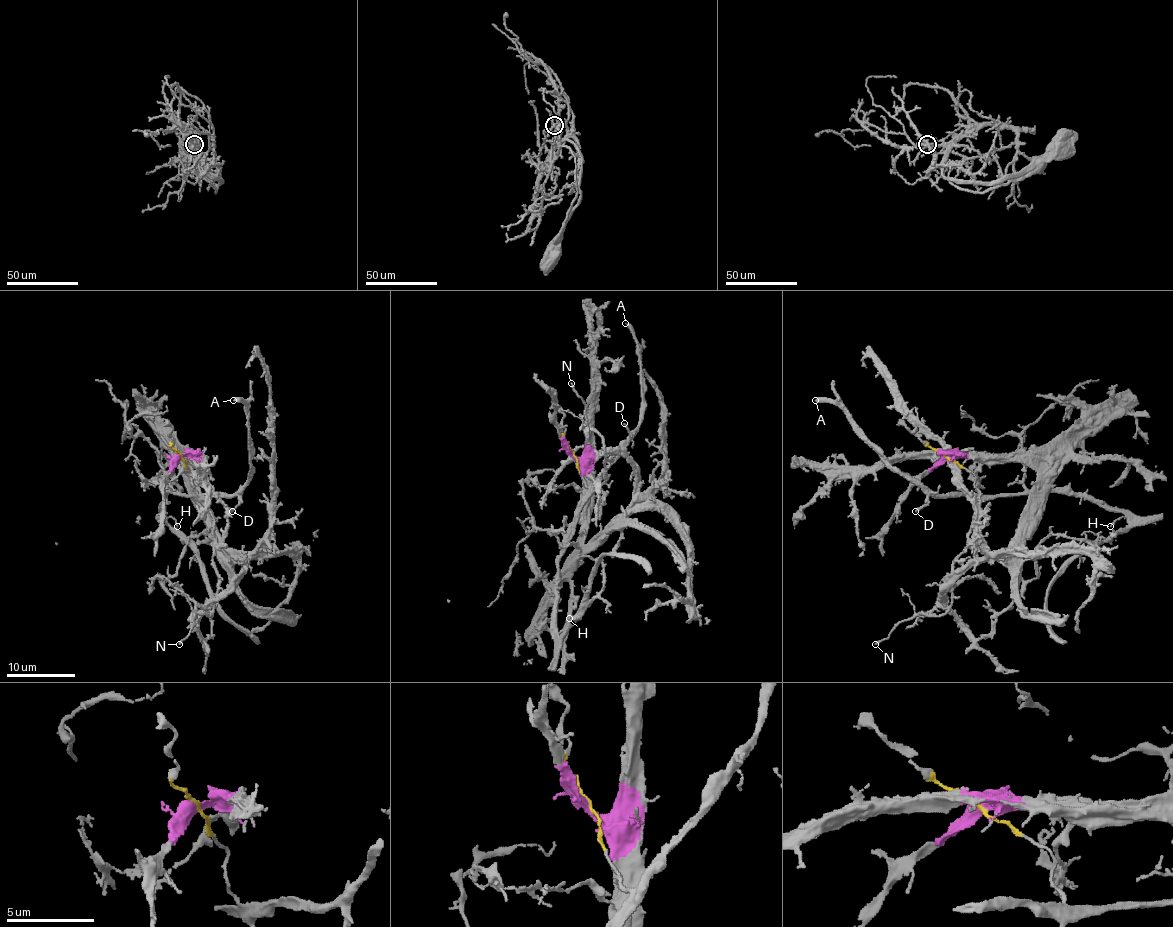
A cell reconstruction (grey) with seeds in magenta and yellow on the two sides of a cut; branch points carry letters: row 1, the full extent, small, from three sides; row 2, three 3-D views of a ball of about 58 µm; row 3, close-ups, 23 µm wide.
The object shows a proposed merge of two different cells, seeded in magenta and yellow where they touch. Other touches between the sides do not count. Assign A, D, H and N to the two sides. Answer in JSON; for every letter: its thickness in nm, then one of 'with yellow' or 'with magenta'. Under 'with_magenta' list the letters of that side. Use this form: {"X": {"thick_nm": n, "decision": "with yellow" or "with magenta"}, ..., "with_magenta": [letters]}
{"A": {"thick_nm": 340, "decision": "with yellow"}, "D": {"thick_nm": 140, "decision": "with yellow"}, "H": {"thick_nm": 110, "decision": "with yellow"}, "N": {"thick_nm": 170, "decision": "with yellow"}, "with_magenta": []}

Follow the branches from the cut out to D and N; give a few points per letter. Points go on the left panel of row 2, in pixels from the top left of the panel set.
D: (179, 455), (191, 476), (191, 486), (198, 495), (236, 495), (238, 503), (231, 510)
N: (179, 455), (191, 476), (191, 486), (214, 521), (217, 593), (210, 616), (195, 614), (193, 626), (179, 643)

